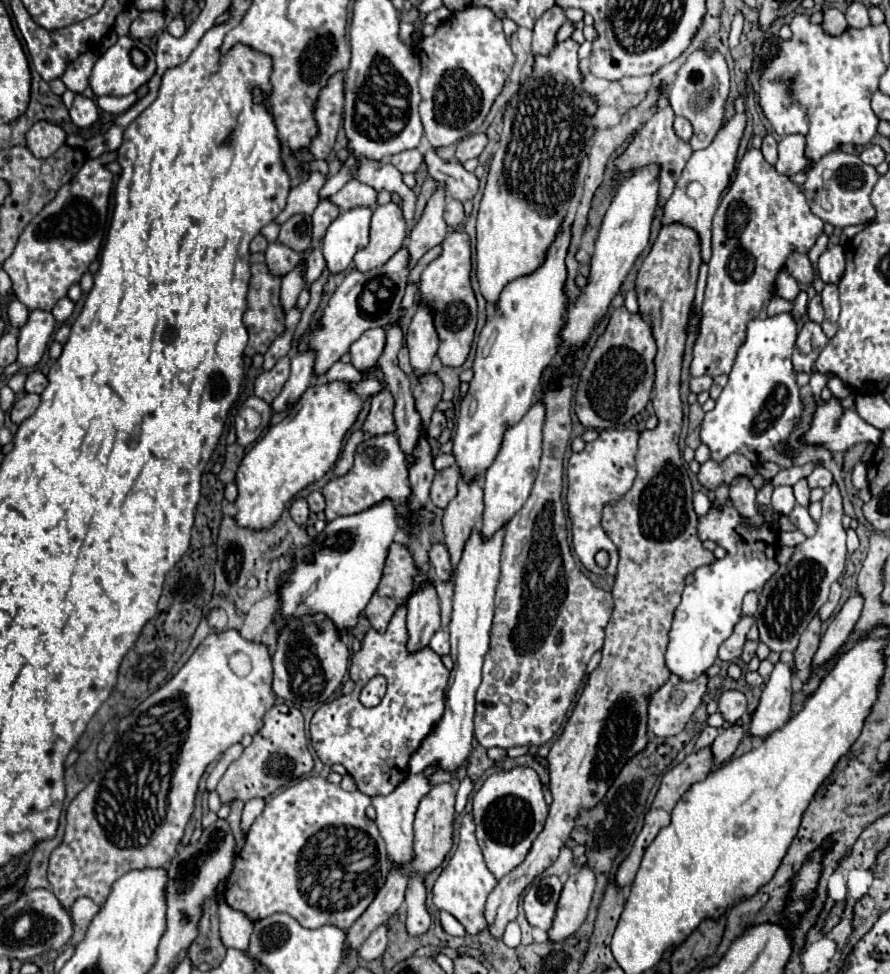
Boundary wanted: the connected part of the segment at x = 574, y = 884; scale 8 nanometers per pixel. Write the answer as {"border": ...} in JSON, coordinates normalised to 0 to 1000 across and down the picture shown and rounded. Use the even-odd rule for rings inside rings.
{"border":[[[651,889],[639,897],[639,903],[633,910],[626,938],[617,955],[617,963],[630,967],[639,963],[660,943],[660,934],[669,914],[669,899],[662,889]]]}

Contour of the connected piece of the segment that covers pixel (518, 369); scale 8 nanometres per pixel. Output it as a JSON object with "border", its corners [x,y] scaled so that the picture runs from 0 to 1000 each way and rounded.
{"border":[[[642,230],[628,236],[615,257],[615,265],[601,279],[572,290],[565,296],[554,322],[538,343],[531,374],[534,386],[527,392],[525,407],[516,415],[509,446],[509,466],[525,495],[554,476],[567,439],[581,435],[601,413],[601,400],[608,394],[608,386],[628,361],[630,337],[635,335],[639,316],[635,302],[635,265],[639,251]]]}

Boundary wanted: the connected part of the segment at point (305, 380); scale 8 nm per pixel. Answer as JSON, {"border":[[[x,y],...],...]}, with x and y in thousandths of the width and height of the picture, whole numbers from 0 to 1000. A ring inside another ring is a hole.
{"border":[[[331,361],[329,363],[329,368],[327,368],[327,386],[320,392],[316,405],[307,411],[307,415],[304,415],[307,423],[318,423],[325,417],[329,417],[338,409],[338,405],[349,396],[352,370],[354,370],[352,361]]]}

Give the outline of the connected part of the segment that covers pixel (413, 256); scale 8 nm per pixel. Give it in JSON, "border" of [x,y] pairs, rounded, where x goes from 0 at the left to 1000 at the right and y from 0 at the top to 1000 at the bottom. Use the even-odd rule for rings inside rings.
{"border":[[[493,193],[484,205],[478,211],[478,218],[473,222],[473,226],[466,230],[466,234],[460,240],[460,277],[464,277],[469,273],[469,269],[473,267],[473,263],[489,255],[491,251],[498,248],[500,240],[502,240],[502,230],[498,226],[498,216],[502,209],[500,203],[500,193]]]}

